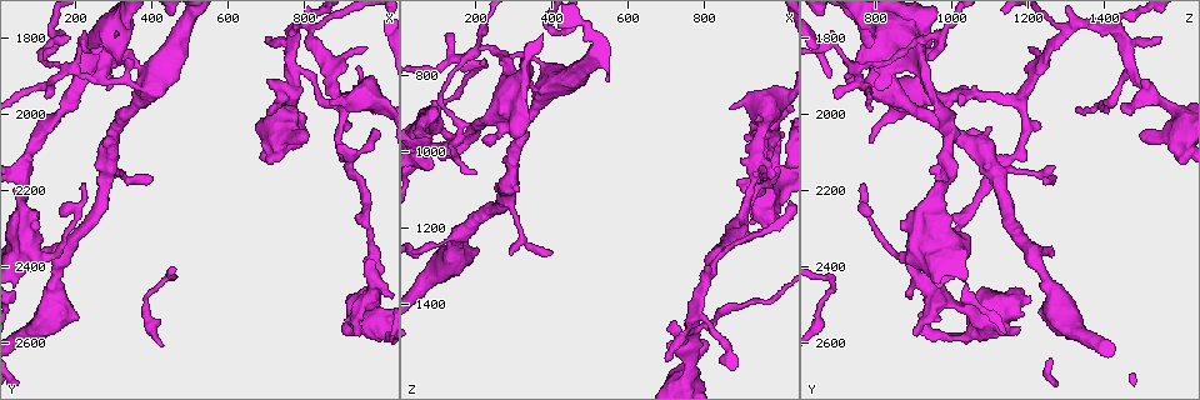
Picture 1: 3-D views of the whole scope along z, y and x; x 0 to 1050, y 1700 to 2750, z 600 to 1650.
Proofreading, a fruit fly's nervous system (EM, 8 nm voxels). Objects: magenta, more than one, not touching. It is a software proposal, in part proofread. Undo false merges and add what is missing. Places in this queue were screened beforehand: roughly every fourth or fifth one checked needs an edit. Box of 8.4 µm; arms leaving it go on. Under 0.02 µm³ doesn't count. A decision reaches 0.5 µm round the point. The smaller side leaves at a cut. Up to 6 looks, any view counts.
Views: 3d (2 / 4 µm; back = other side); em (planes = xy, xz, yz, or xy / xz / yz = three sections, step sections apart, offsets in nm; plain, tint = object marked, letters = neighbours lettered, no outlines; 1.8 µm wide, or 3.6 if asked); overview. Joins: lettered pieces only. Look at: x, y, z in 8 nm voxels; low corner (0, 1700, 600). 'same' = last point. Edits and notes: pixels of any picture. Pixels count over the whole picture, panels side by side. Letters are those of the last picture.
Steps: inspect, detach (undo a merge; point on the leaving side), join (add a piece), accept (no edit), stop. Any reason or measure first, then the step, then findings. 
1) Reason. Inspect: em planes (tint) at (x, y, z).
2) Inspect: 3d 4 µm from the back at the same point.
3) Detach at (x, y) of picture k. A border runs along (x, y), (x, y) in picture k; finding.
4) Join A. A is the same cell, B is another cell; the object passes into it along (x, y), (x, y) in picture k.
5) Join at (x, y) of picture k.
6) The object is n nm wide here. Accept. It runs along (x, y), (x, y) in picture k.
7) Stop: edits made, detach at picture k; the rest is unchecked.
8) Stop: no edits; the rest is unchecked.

Branch point. Inspect: 3d 4 µm at (770, 1905, 1480).

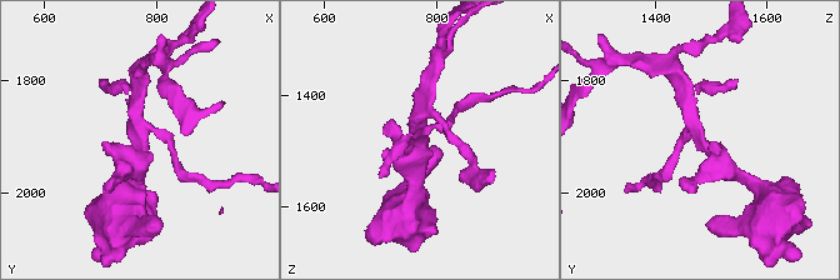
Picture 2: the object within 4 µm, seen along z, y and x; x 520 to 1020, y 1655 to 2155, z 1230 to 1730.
Inspect: em 3.6 µm xy step 4 (letters) at (770, 1905, 1480).

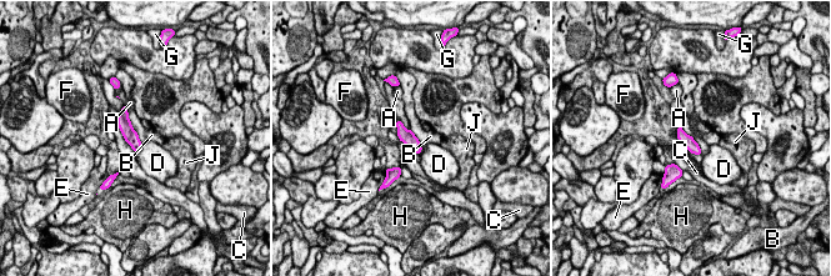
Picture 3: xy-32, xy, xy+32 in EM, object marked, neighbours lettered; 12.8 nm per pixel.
Another direction. Inspect: em 3.6 µm planes (letters) at the same point.

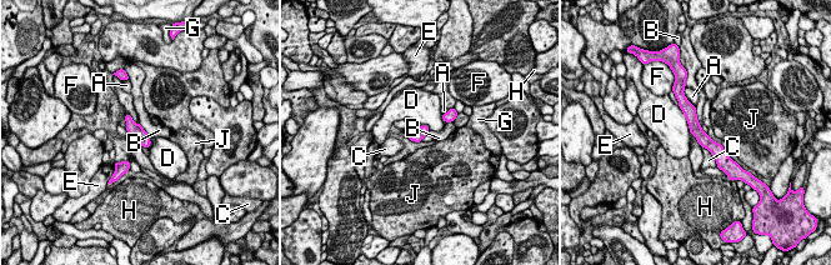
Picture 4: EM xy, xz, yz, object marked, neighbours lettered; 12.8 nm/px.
The object is 140 nm wide here; the longest contact is with D, 400 nm. Accept. A, B, C, D, E, F, G, H and J are other cells; one cell here.

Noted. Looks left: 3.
Tapers out. Inspect: 3d 2 µm at (130, 1940, 685).

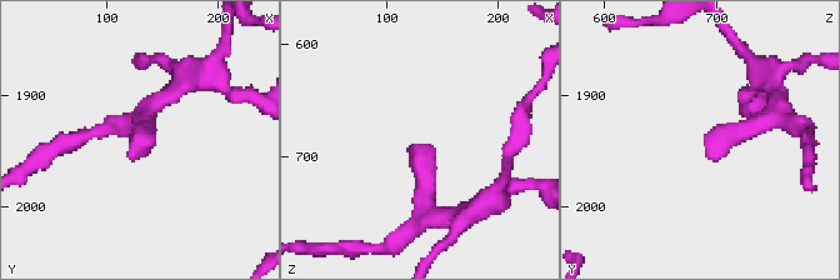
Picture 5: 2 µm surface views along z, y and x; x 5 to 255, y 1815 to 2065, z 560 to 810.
Inspect: em planes (letters) at (122, 1944, 684).

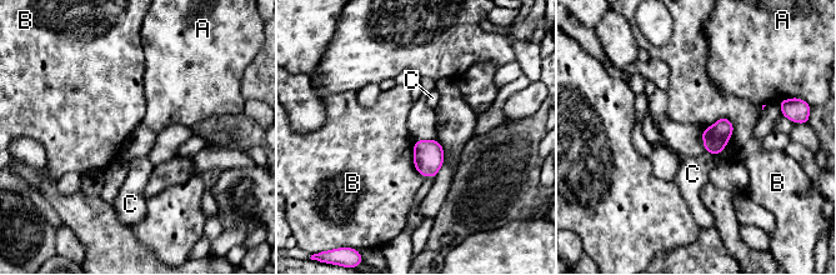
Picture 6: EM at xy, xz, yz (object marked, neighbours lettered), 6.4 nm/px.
Accept. A, B and C are other cells; a border runs along (725, 116), (732, 134), (719, 153) in picture 6; none of them fits.

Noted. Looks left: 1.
Stop: no edits; the rest is unchecked.

